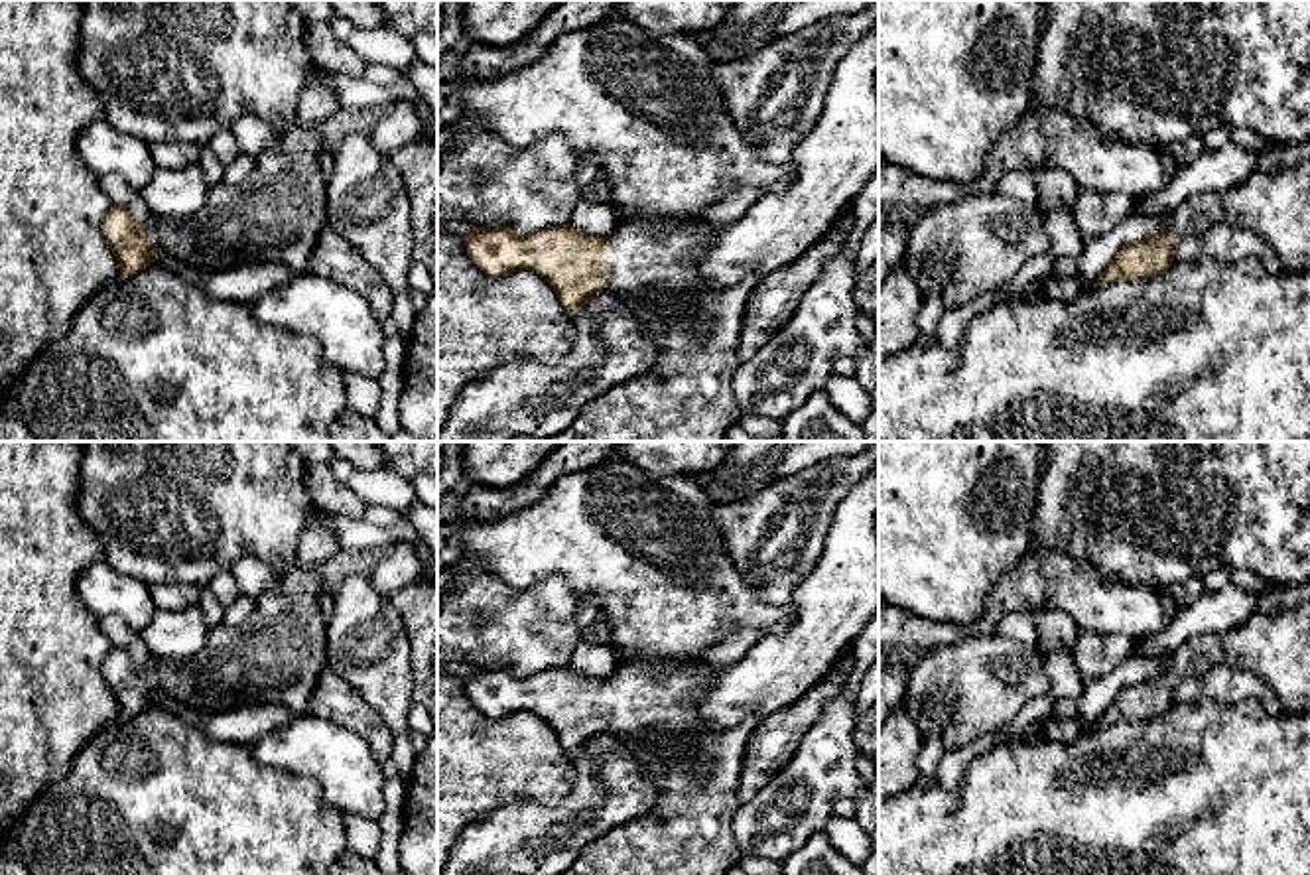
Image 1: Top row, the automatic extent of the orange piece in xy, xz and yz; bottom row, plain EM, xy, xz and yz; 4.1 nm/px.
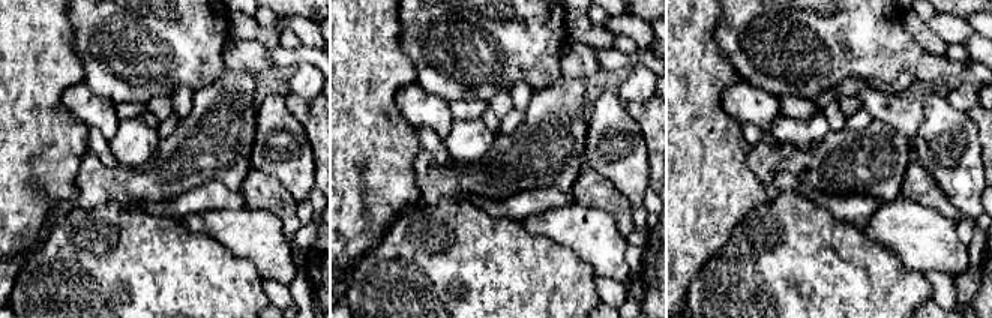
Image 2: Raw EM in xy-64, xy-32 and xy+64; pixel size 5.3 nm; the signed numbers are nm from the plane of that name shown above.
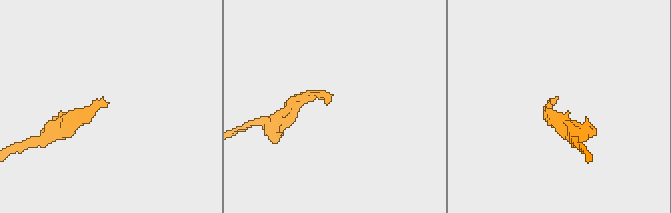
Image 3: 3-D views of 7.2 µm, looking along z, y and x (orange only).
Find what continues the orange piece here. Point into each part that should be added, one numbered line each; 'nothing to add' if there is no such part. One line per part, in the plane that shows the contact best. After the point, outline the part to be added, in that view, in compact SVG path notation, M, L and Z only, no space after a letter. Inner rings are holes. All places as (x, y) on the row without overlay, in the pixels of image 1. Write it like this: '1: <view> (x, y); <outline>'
1: xz (694, 767); M621 662L611 678L611 721L603 733L615 735L656 788L650 812L587 843L575 863L559 875L729 875L743 853L733 836L739 810L739 780L745 751L758 717L731 729L703 721L699 696L713 686L715 670L670 668L654 662Z

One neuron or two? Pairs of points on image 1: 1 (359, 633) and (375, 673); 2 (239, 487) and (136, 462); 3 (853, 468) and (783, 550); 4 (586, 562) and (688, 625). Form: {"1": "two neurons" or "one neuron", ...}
{"1": "one neuron", "2": "one neuron", "3": "one neuron", "4": "one neuron"}

